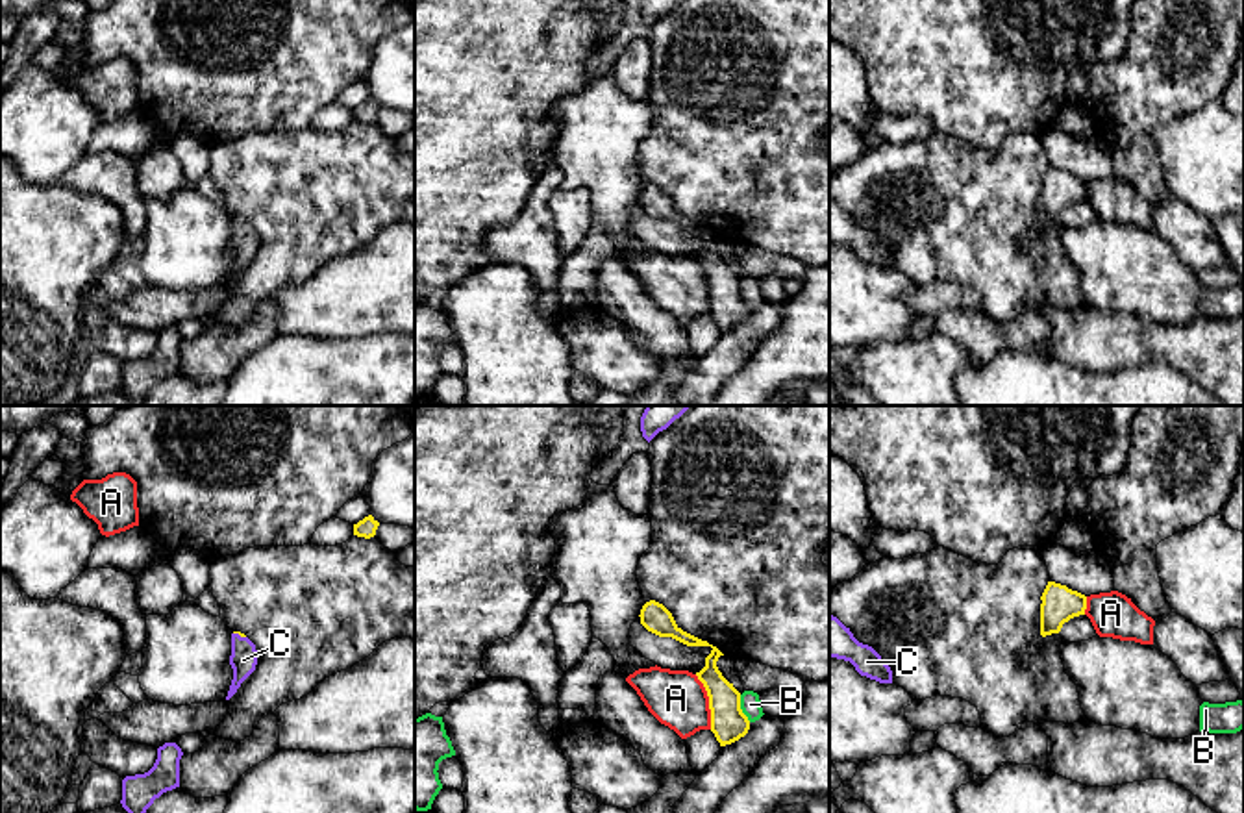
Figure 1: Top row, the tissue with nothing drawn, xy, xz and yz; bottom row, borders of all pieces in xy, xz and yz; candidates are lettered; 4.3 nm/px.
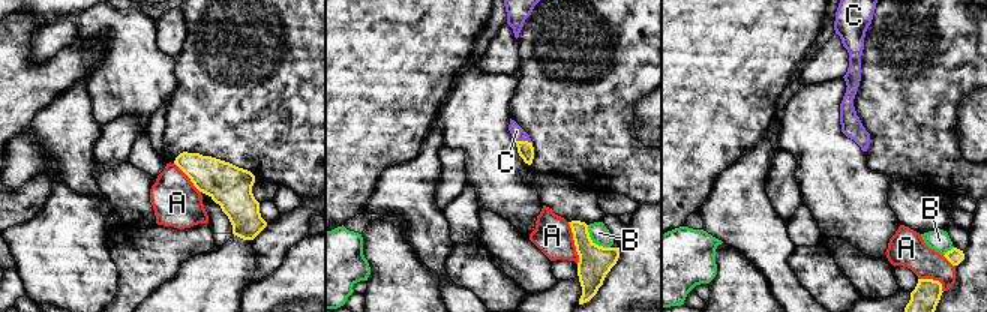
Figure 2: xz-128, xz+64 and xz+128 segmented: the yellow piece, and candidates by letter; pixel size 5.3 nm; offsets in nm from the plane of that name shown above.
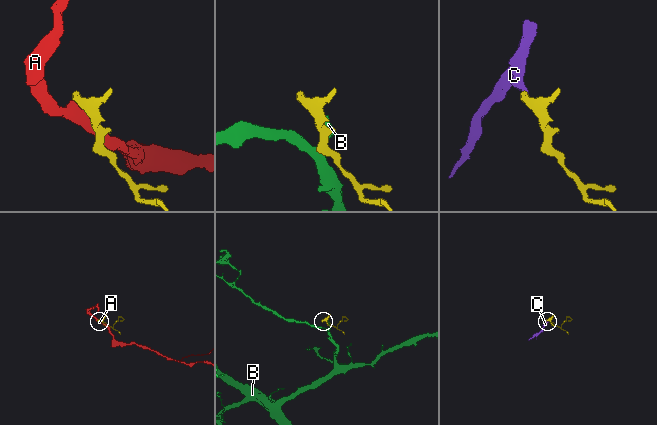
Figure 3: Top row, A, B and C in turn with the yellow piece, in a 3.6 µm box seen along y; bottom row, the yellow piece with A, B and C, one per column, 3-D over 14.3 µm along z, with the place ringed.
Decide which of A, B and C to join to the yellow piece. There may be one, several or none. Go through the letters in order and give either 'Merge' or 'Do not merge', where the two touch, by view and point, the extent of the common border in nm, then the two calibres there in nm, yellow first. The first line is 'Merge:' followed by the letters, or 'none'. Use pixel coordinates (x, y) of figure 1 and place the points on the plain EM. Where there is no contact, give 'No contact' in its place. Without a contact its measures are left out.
Merge: C
A: Do not merge. Touches yellow at xz (709, 287). Shared border 260 nm. Thickness 160 nm (yellow) against 240 nm
B: Do not merge. Touches yellow at xz (739, 293). Shared border 130 nm. Thickness 160 nm (yellow) against 90 nm
C: Merge. Touches yellow at xy (239, 219). Shared border 60 nm. Thickness 20 nm (yellow) against 120 nm

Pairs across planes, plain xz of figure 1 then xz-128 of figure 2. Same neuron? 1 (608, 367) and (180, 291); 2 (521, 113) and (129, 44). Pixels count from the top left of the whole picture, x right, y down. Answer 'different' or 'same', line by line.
1: different
2: different

